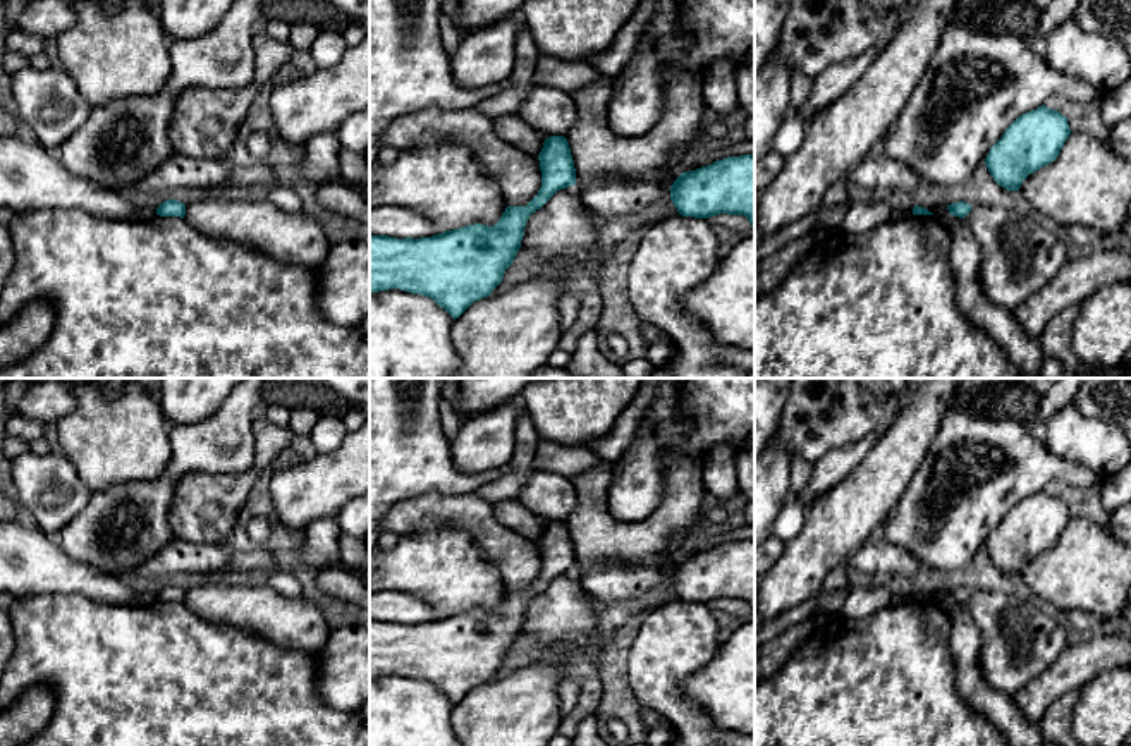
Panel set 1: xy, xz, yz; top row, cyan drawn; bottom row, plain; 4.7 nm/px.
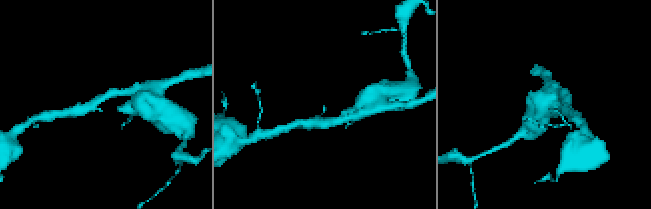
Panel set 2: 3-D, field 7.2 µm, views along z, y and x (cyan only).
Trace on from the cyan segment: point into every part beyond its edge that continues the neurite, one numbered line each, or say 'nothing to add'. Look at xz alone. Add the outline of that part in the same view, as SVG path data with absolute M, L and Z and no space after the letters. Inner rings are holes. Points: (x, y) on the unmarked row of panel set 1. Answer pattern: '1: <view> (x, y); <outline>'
nothing to add

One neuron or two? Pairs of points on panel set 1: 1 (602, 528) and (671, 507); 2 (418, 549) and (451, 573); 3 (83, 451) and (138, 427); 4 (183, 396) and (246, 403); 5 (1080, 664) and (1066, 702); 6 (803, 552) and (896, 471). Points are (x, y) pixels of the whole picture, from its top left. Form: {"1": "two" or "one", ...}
{"1": "one", "2": "one", "3": "one", "4": "two", "5": "two", "6": "one"}

